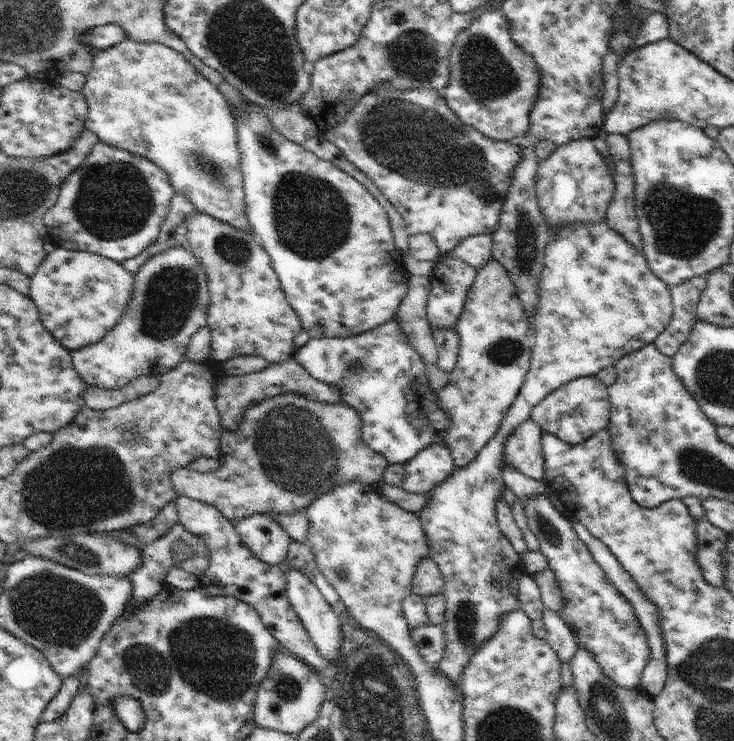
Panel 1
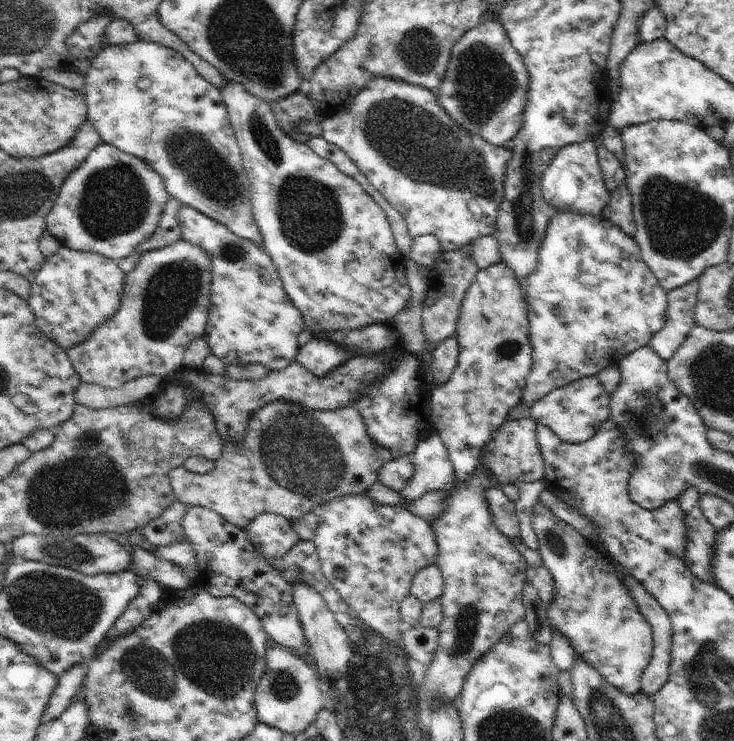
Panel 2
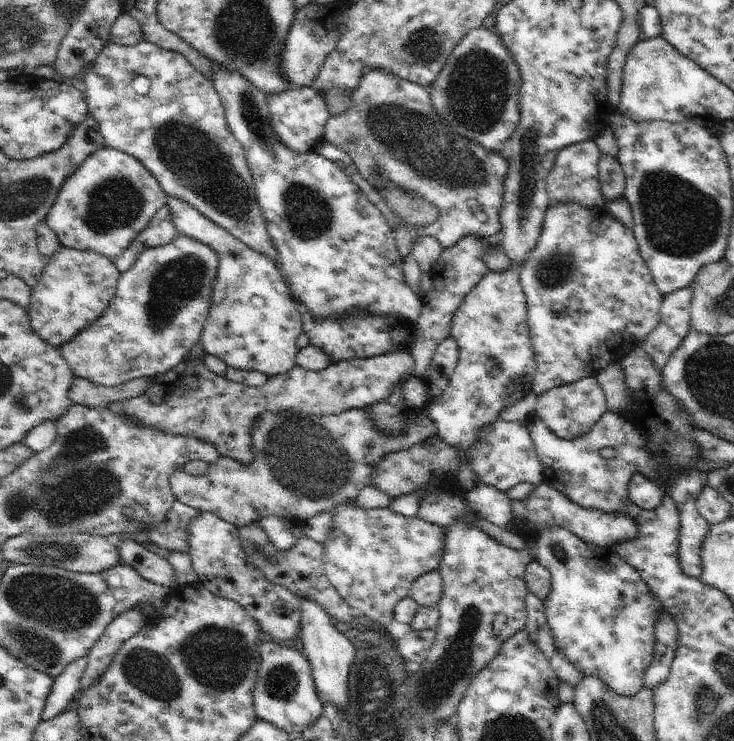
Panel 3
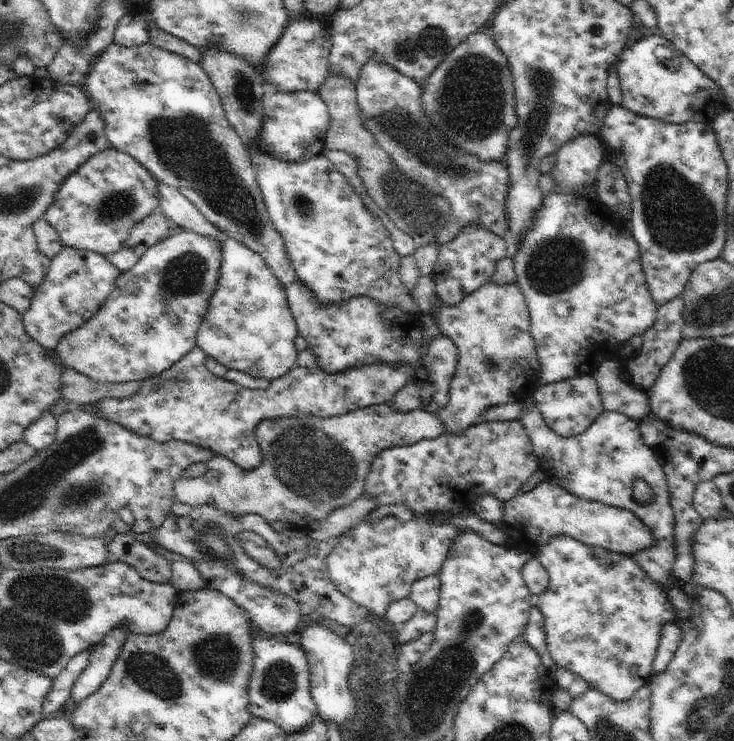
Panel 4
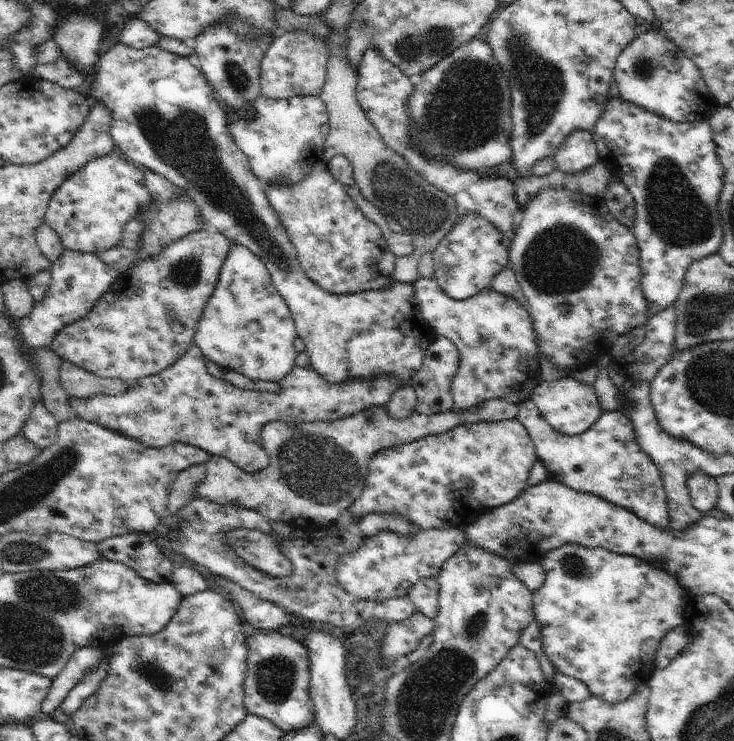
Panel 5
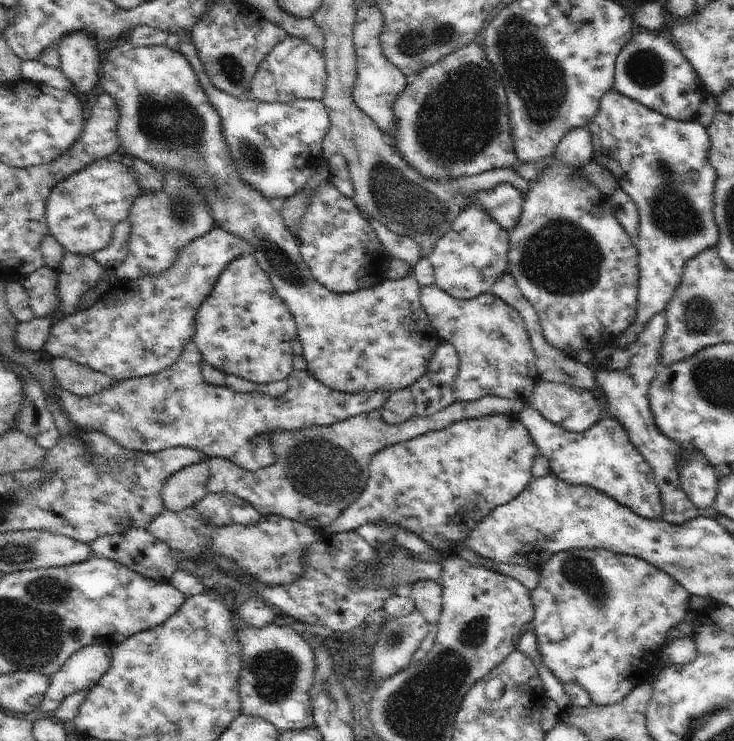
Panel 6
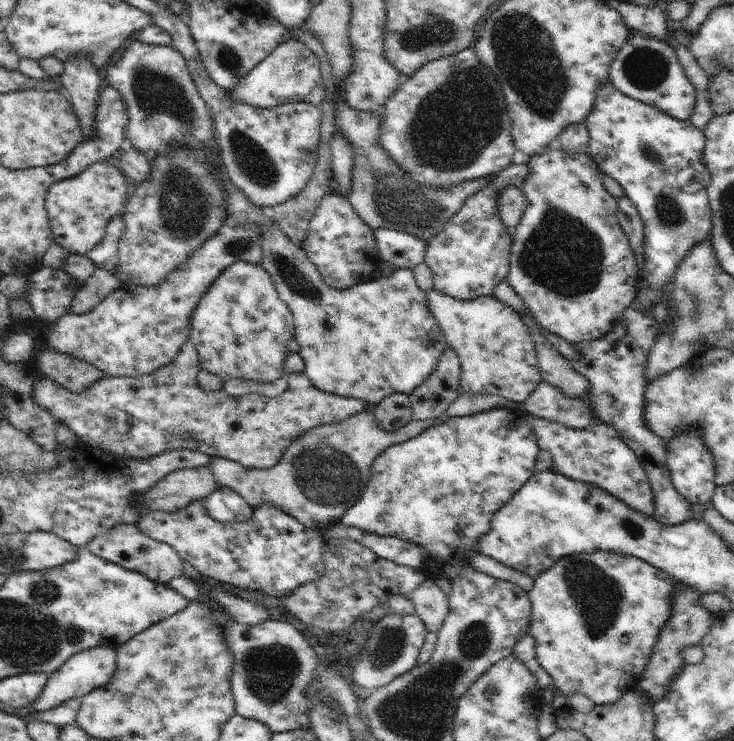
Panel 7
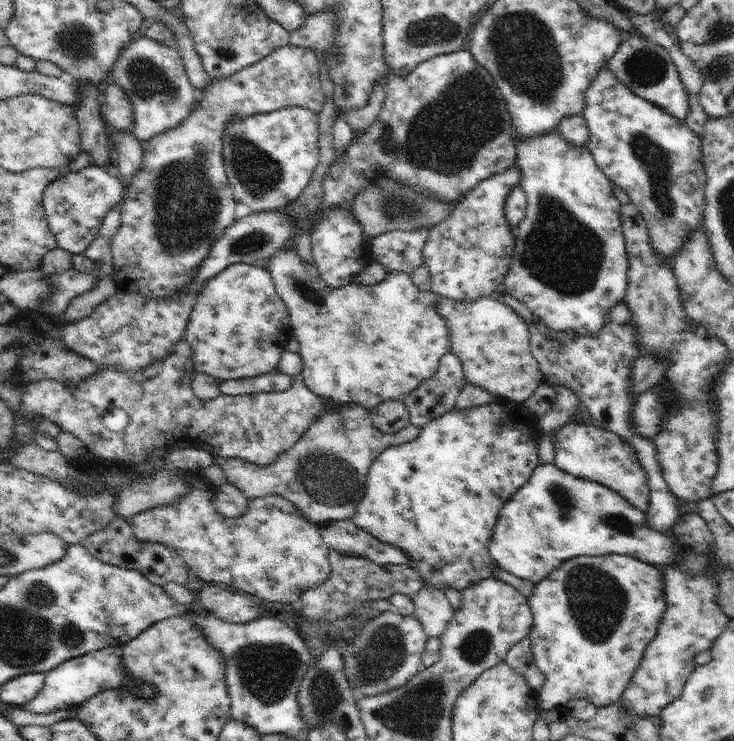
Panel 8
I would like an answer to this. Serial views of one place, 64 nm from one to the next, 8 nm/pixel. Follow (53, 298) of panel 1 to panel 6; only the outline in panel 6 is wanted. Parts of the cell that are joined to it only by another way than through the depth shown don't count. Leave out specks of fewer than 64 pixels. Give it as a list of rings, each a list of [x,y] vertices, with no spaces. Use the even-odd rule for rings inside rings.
[[[66,252],[57,270],[57,291],[61,300],[61,308],[57,309],[56,317],[36,317],[27,323],[19,323],[16,340],[23,350],[41,352],[47,341],[49,332],[56,320],[63,319],[64,315],[71,315],[79,307],[81,298],[88,292],[94,291],[95,286],[107,277],[108,271],[100,266],[90,255]]]

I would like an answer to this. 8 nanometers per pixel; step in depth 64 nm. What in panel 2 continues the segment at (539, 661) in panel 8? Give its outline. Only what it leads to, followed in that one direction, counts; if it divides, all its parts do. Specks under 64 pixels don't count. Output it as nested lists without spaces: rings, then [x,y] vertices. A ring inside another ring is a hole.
[[[542,503],[533,508],[532,524],[538,537],[537,551],[541,554],[542,564],[552,573],[555,582],[554,598],[547,604],[549,623],[567,637],[577,661],[586,661],[625,695],[636,694],[641,690],[641,678],[653,653],[653,630],[625,585],[623,574],[615,567],[617,561],[602,545],[587,541],[573,526],[562,522]]]

